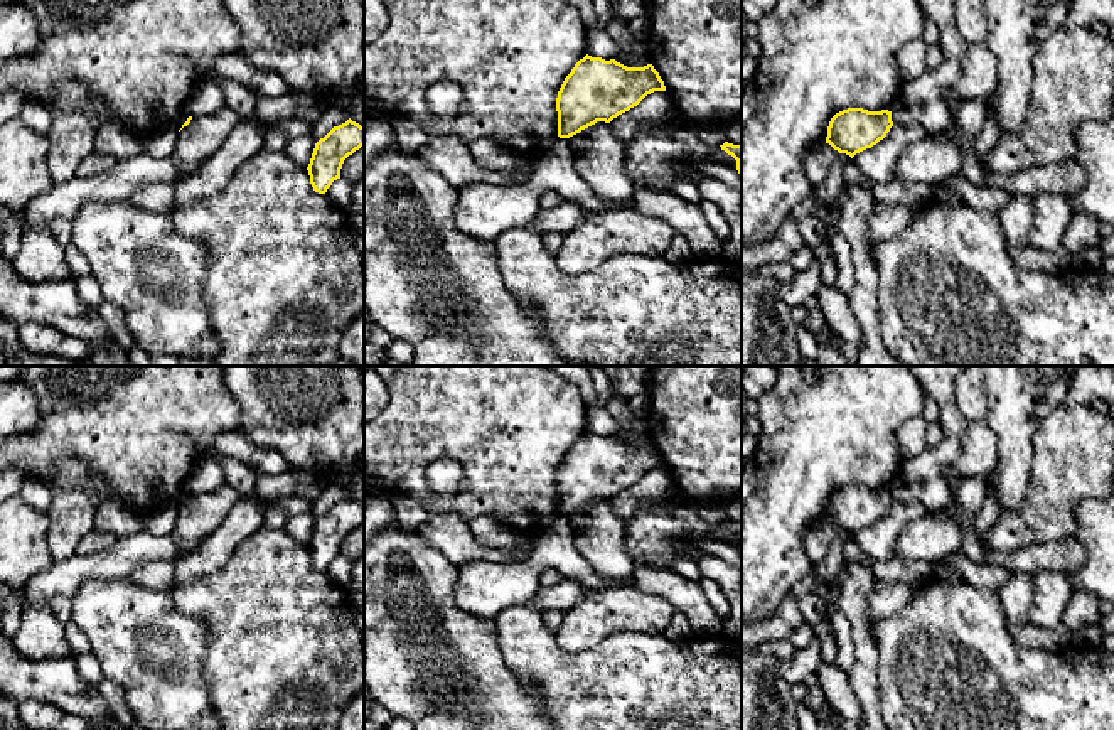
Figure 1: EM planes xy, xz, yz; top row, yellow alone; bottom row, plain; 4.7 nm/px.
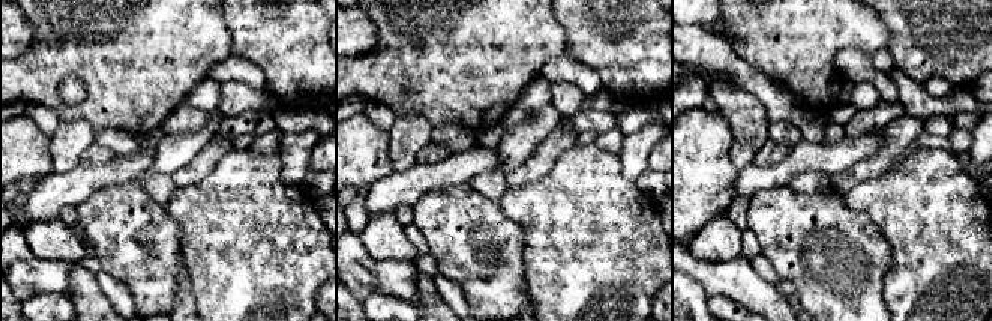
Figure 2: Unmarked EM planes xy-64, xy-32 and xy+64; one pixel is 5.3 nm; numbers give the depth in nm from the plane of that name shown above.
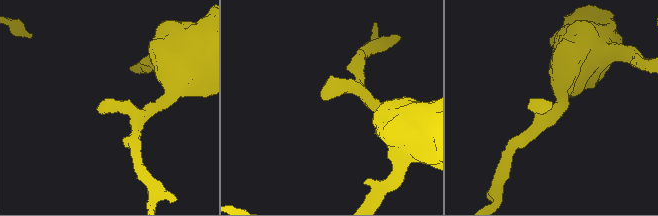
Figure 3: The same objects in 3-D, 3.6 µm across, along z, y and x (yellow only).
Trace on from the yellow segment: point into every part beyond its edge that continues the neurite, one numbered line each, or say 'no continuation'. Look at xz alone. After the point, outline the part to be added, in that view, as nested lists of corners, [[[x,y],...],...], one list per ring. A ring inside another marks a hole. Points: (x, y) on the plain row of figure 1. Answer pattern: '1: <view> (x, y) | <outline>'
no continuation

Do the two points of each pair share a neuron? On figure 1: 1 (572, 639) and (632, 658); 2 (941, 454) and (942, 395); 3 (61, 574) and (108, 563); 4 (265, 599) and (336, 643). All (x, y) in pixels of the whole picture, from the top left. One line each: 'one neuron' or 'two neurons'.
1: two neurons
2: one neuron
3: one neuron
4: one neuron

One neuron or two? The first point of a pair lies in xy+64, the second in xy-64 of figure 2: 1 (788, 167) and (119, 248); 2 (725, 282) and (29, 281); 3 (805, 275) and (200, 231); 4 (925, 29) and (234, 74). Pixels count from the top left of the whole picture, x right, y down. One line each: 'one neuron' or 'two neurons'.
1: two neurons
2: one neuron
3: two neurons
4: two neurons

